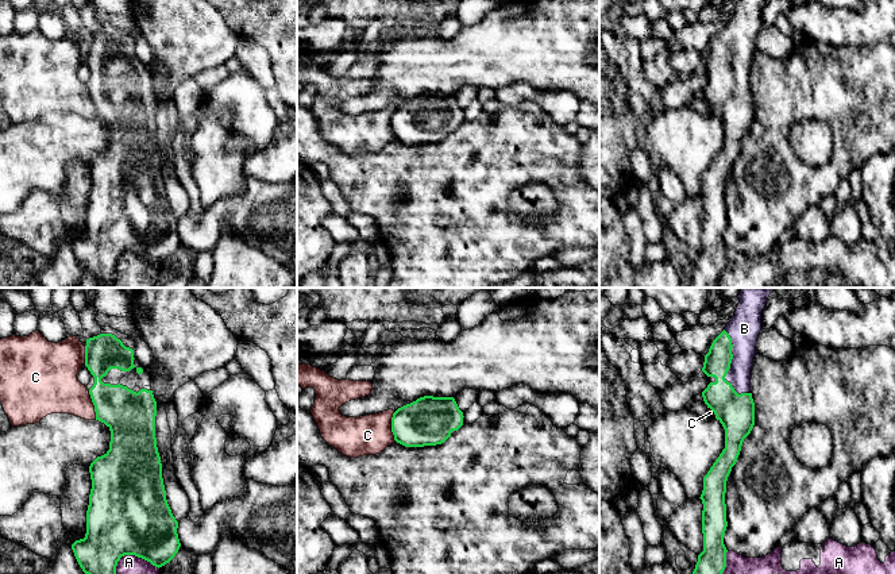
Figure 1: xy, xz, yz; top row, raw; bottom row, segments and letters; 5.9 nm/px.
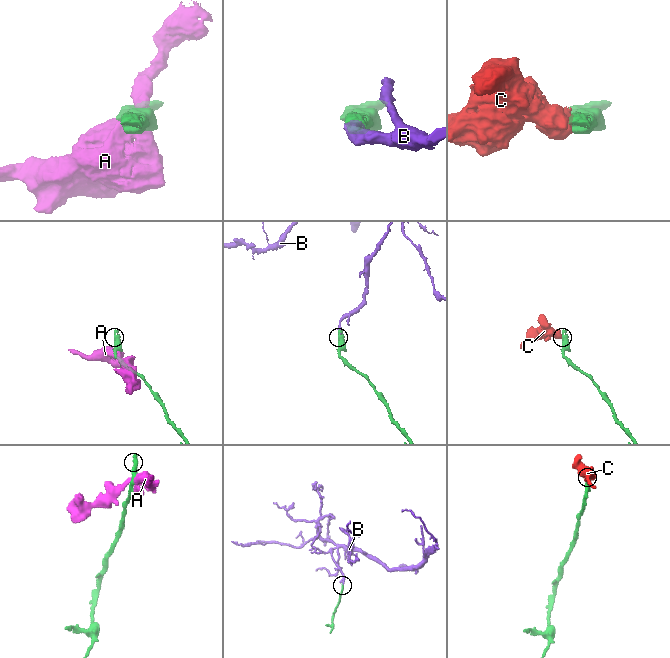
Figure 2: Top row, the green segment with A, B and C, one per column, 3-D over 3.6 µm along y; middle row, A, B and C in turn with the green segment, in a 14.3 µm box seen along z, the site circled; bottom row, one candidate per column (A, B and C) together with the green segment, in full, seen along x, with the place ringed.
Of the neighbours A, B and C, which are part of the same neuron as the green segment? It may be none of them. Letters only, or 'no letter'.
B

